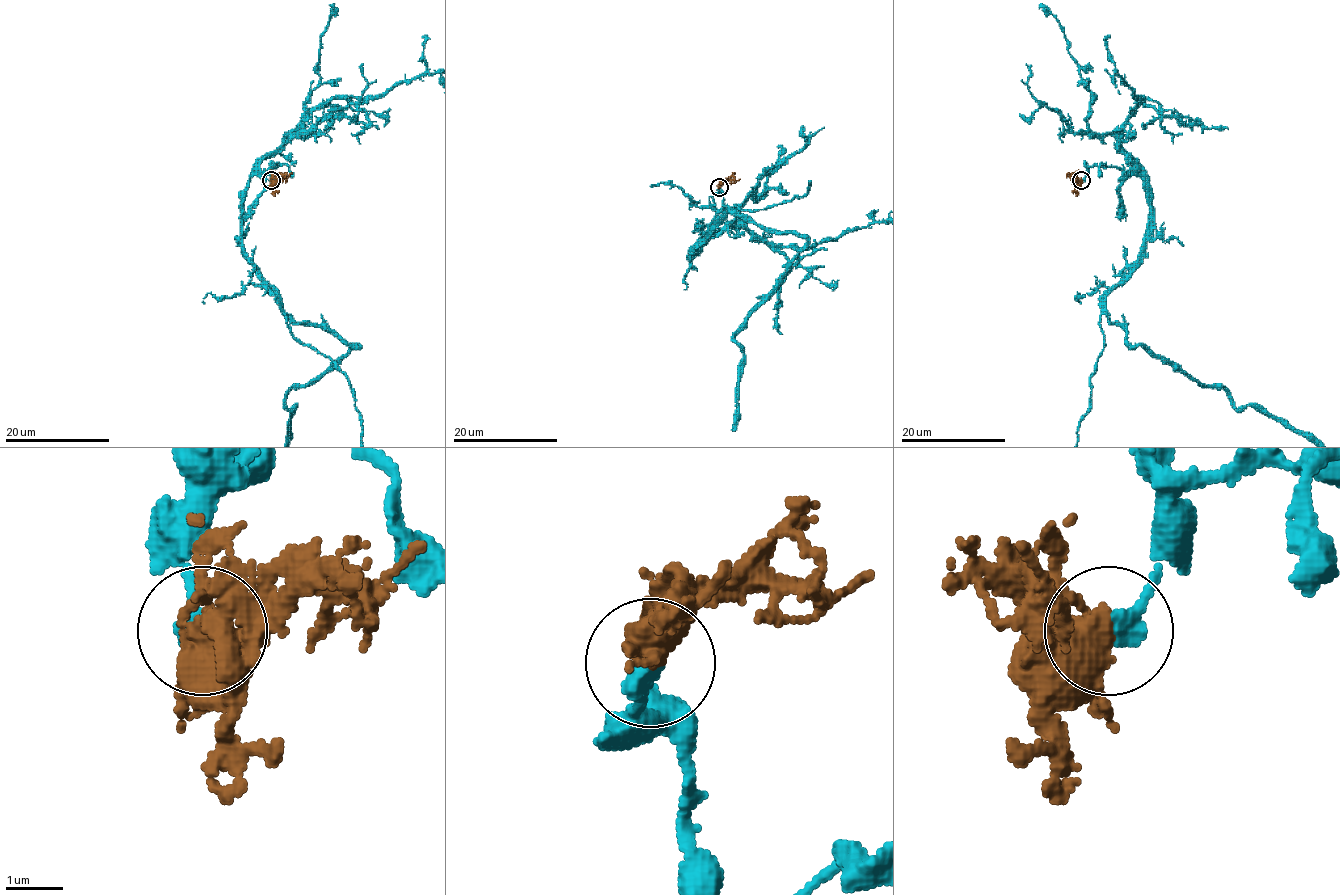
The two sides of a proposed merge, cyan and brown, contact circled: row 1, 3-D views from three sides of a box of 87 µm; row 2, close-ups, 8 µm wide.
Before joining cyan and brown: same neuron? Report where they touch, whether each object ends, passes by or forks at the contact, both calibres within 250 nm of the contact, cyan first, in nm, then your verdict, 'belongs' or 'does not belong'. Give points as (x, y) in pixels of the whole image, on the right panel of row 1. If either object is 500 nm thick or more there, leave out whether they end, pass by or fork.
place (1081, 180); calibres 340 and 700 nm; belongs

